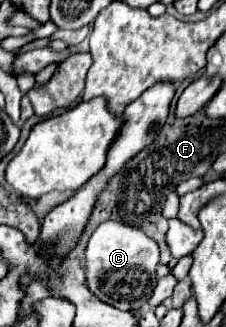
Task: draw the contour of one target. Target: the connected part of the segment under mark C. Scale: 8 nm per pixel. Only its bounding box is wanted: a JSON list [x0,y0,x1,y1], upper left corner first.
[86,222,158,310]

